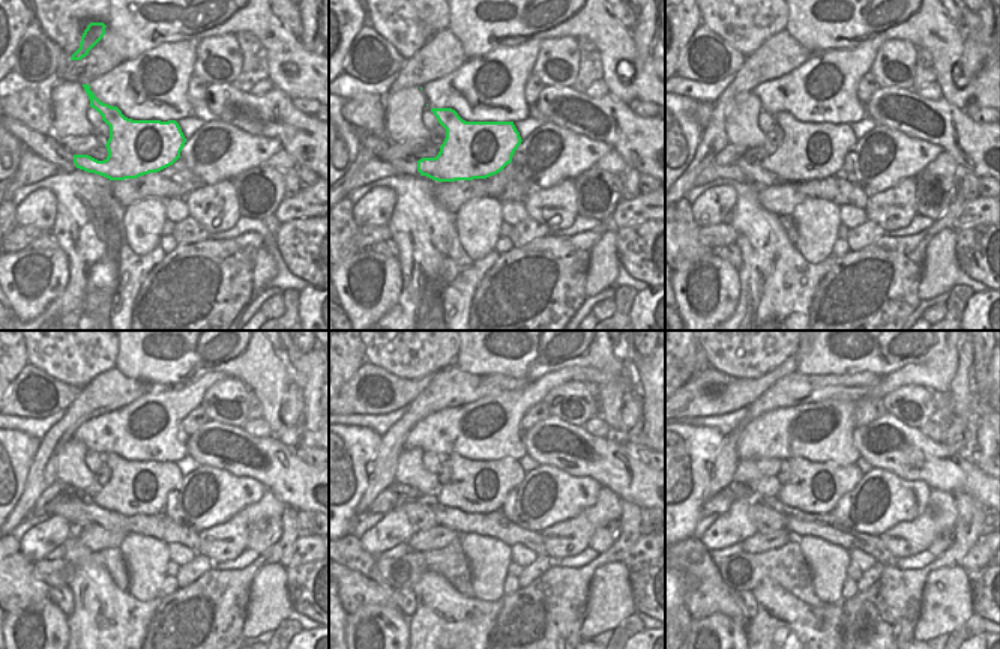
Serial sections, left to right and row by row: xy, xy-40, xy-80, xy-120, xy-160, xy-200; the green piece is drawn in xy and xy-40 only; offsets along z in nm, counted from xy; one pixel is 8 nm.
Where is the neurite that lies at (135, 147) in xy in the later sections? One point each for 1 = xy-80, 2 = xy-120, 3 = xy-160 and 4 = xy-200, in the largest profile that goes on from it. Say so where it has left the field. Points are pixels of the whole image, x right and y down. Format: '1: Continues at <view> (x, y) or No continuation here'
1: Continues at xy-80 (810, 150)
2: Continues at xy-120 (135, 487)
3: Continues at xy-160 (475, 485)
4: Continues at xy-200 (813, 487).

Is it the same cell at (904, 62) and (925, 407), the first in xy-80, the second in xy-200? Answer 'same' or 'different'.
same

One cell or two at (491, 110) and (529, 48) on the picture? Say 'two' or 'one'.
one

